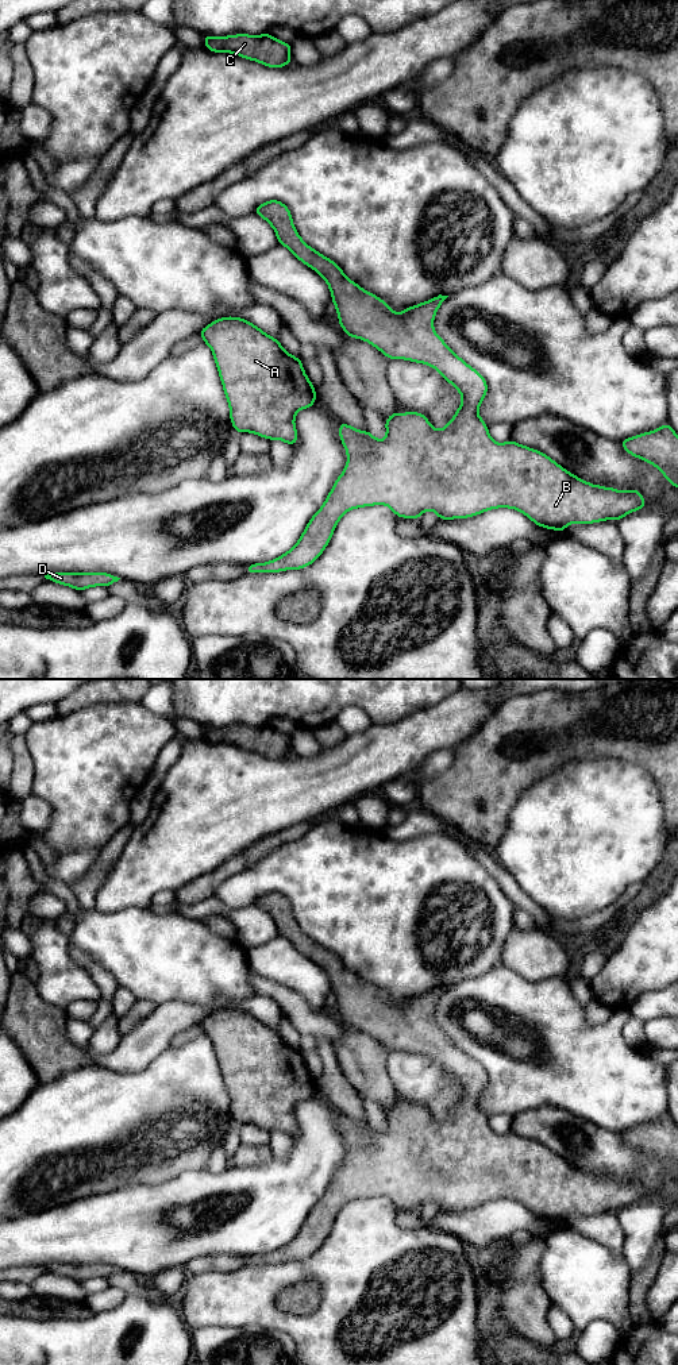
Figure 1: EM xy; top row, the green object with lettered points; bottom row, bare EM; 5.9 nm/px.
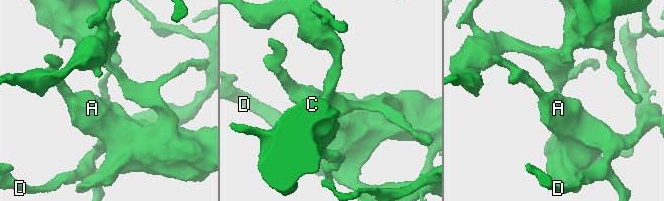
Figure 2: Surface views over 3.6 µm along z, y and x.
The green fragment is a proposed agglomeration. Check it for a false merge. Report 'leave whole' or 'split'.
leave whole

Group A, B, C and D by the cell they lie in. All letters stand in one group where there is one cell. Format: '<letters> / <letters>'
A B C D

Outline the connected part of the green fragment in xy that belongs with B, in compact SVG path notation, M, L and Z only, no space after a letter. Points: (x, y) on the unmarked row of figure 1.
M269 891L253 903L273 918L278 934L325 971L336 998L339 1017L347 1027L366 1032L389 1050L407 1050L431 1057L462 1086L462 1095L440 1122L436 1122L423 1104L393 1103L384 1113L386 1118L384 1131L342 1113L338 1123L347 1144L347 1156L327 1191L312 1207L292 1241L274 1252L247 1256L247 1265L301 1261L312 1256L325 1241L342 1207L363 1198L386 1196L397 1208L417 1211L425 1202L435 1203L439 1211L461 1211L496 1199L511 1199L524 1204L536 1216L558 1223L571 1214L586 1216L604 1211L619 1212L646 1198L637 1180L621 1183L592 1176L538 1141L513 1131L498 1135L492 1130L488 1117L478 1106L478 1099L488 1084L485 1069L455 1046L434 1021L434 1009L448 987L439 986L394 1005L384 991L348 971L338 955L309 938L296 922L290 902L284 894Z

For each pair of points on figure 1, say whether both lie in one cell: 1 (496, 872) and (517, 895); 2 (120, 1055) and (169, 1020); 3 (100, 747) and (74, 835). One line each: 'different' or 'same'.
1: same
2: same
3: same

